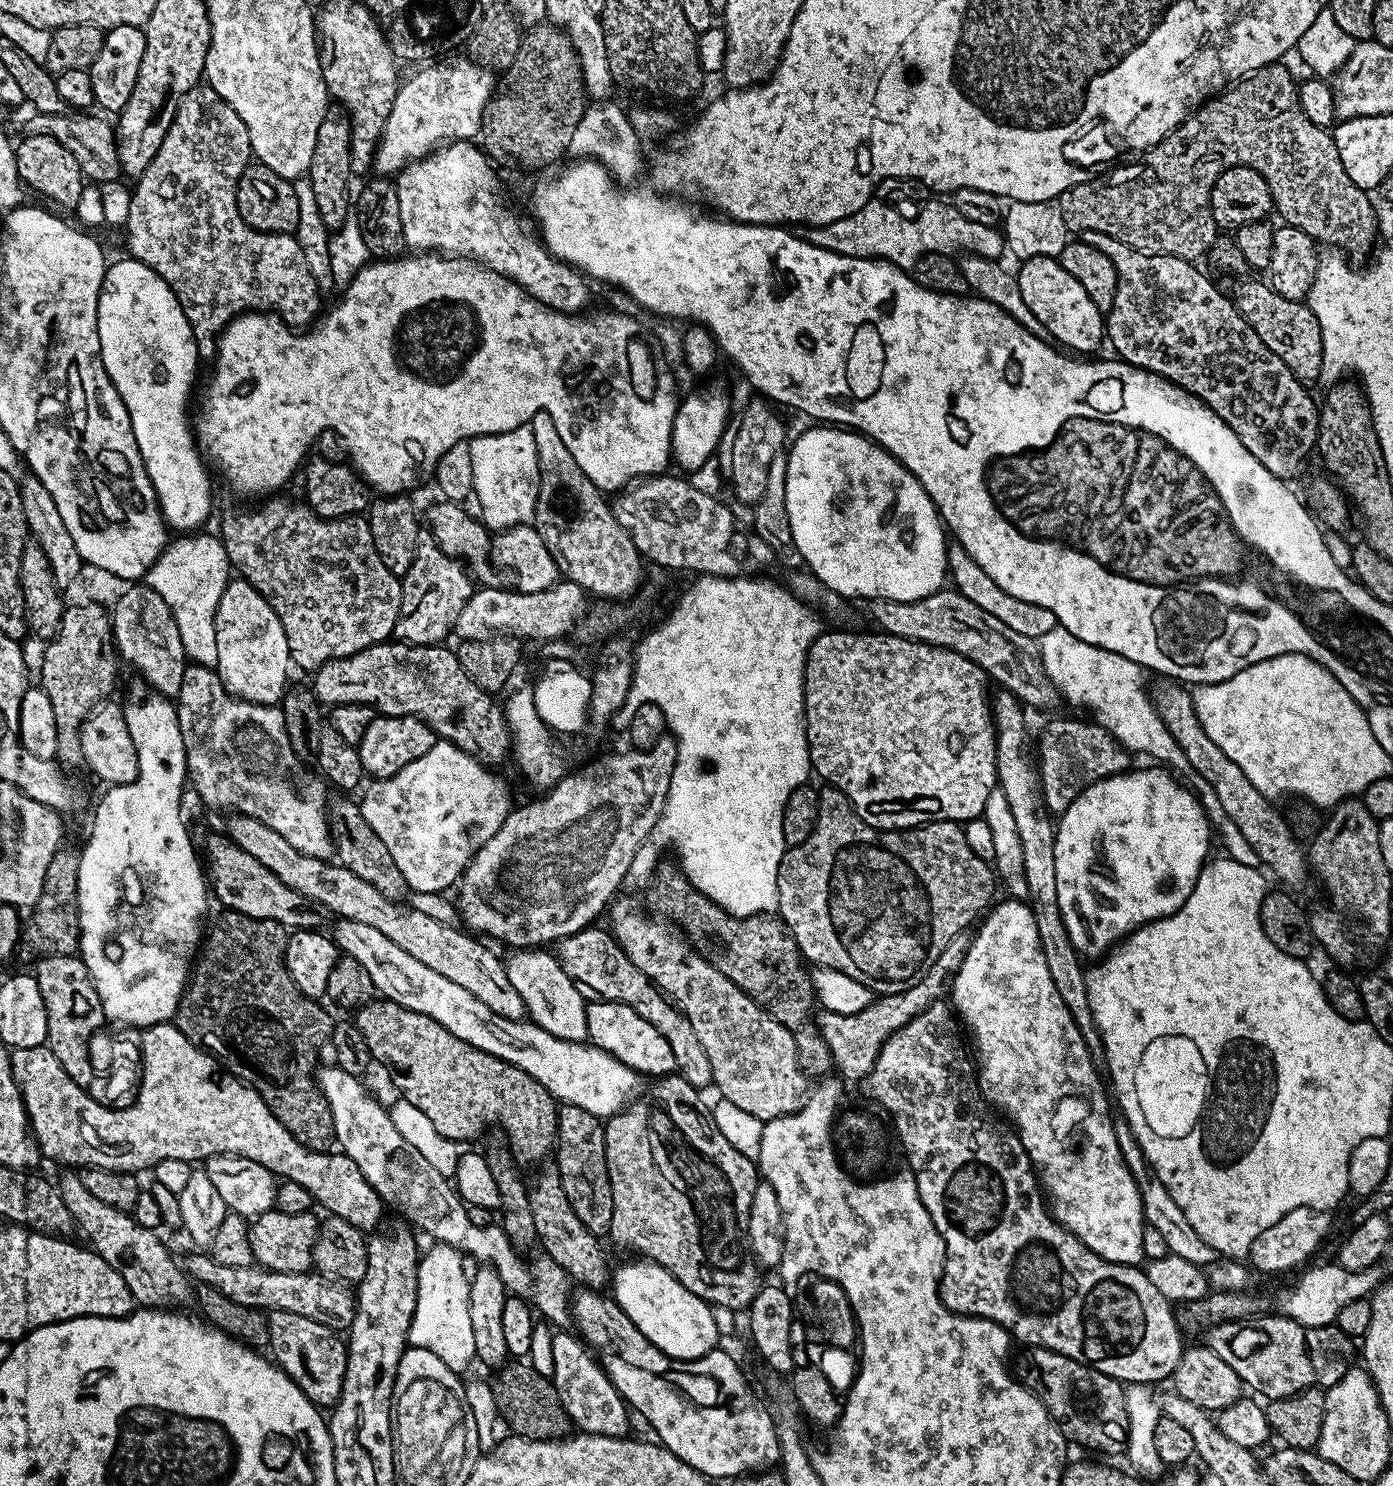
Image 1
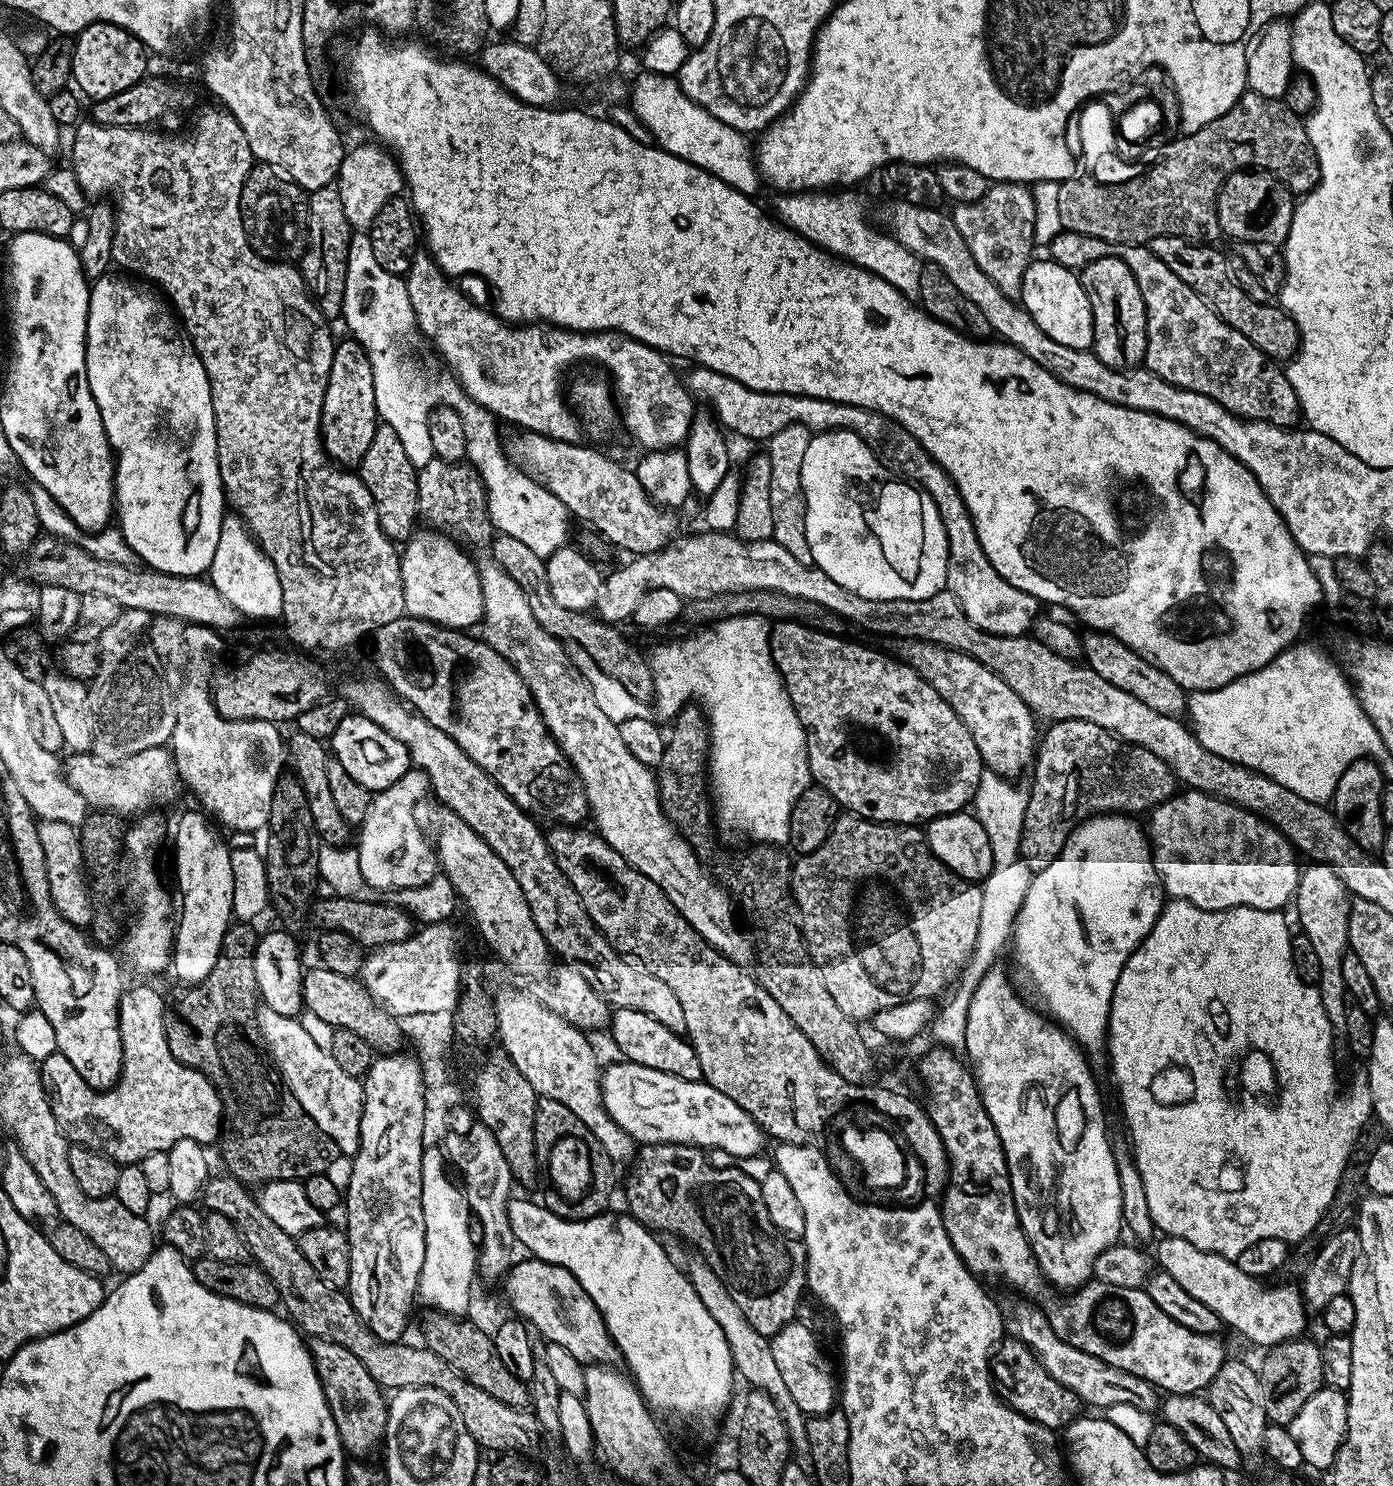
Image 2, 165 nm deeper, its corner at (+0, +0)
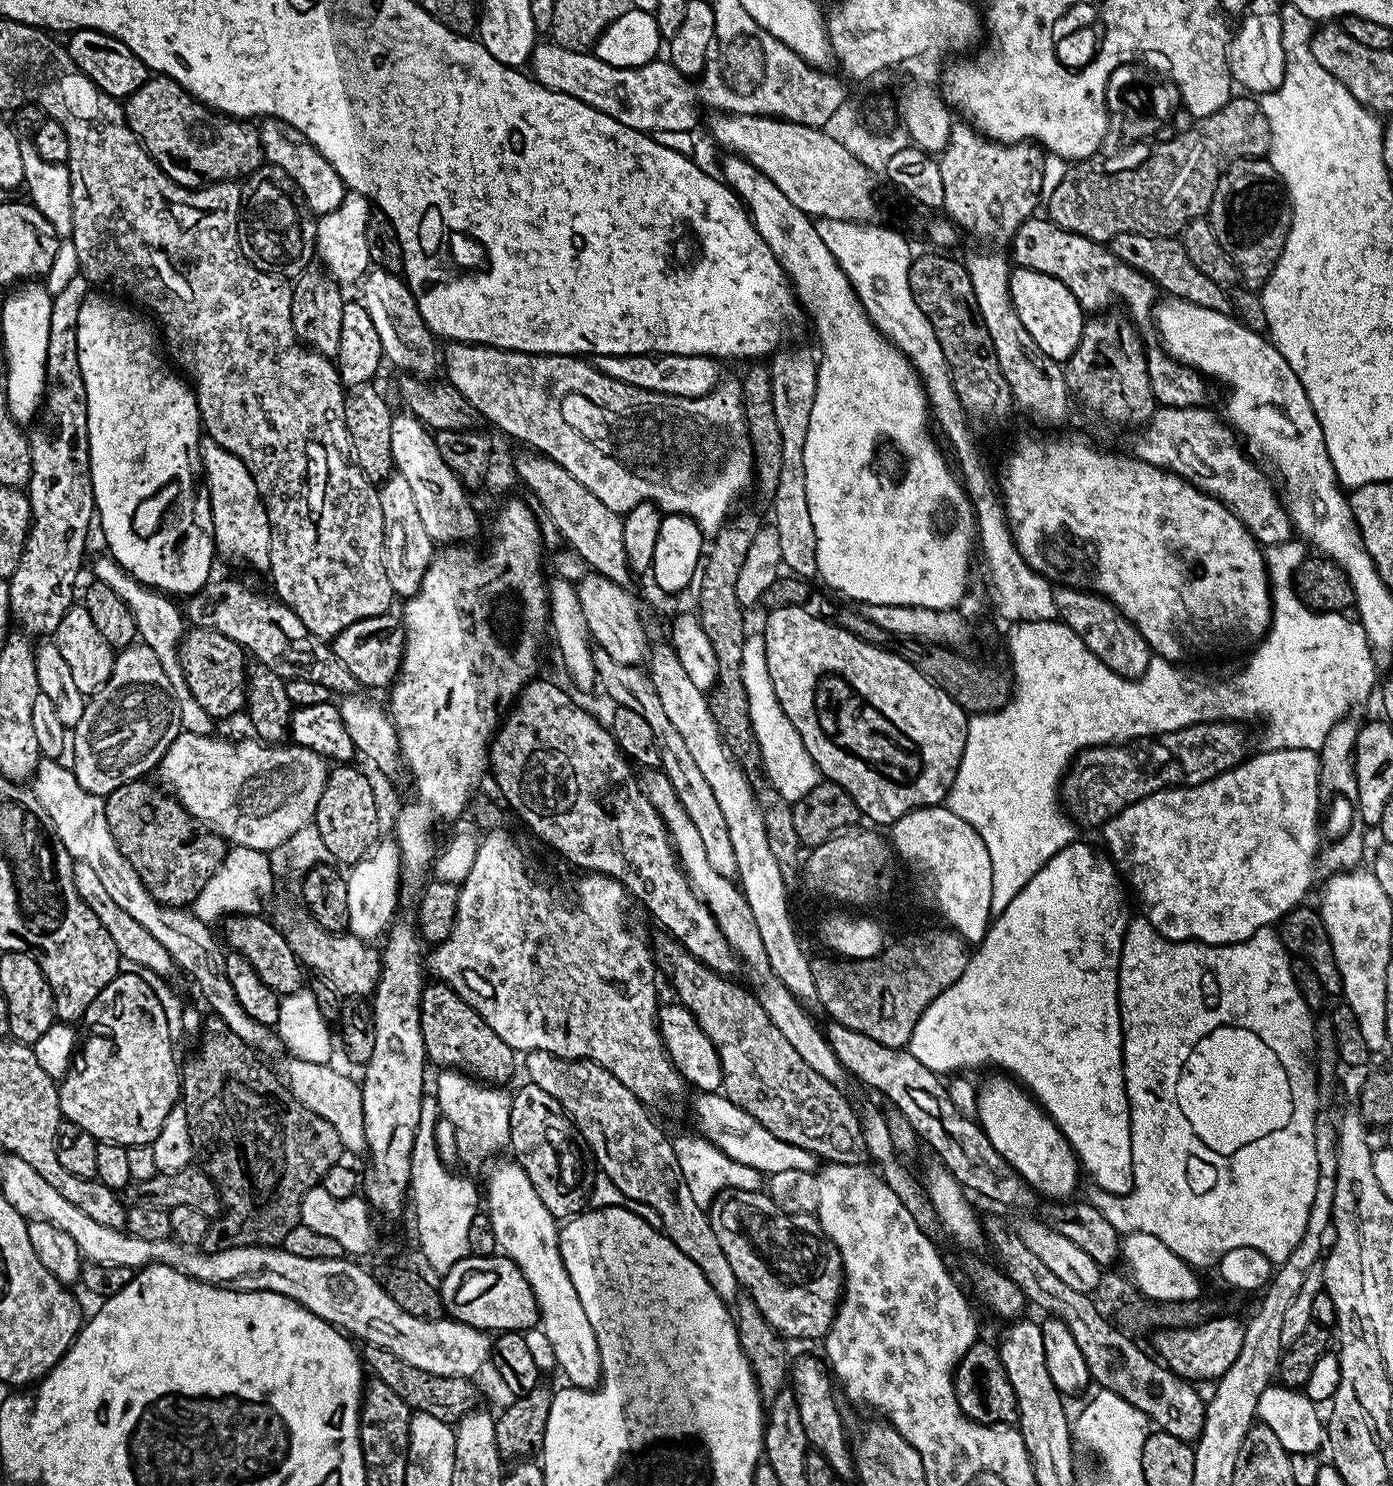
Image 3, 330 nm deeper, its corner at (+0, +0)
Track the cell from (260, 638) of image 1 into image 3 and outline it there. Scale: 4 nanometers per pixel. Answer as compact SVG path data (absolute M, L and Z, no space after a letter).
M211 442L203 445L202 455L204 475L212 497L212 530L217 549L252 568L271 569L274 529L250 470L246 470L234 454Z

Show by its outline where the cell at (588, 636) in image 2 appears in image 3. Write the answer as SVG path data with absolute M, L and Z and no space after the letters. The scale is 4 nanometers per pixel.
M593 647L590 652L590 659L595 675L598 677L598 684L604 687L604 692L613 700L613 705L634 710L634 714L639 714L650 726L651 733L654 734L654 742L658 746L660 755L659 771L674 786L674 794L678 802L682 802L682 810L690 814L690 822L698 829L698 834L702 838L704 849L706 850L706 862L714 866L714 870L721 876L729 878L735 877L736 864L733 843L730 842L729 827L726 826L725 815L722 814L721 807L711 790L710 784L698 770L697 763L693 761L693 756L689 753L689 748L685 747L681 735L677 728L666 718L665 709L661 705L661 699L651 684L651 678L643 667L634 664L622 664L614 662L606 650Z

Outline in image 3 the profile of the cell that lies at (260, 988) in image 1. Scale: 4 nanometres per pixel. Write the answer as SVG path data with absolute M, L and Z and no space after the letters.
M219 1018L211 1019L203 1021L198 1033L200 1045L196 1048L196 1057L188 1065L183 1065L182 1068L182 1106L186 1110L186 1122L190 1122L192 1155L195 1163L215 1182L216 1189L220 1191L220 1203L223 1208L222 1215L209 1223L208 1237L204 1239L202 1248L203 1251L210 1253L222 1248L241 1248L242 1246L254 1246L255 1244L280 1246L283 1245L286 1234L290 1234L290 1230L294 1230L294 1226L300 1224L302 1198L308 1191L317 1187L323 1181L326 1170L330 1170L330 1166L341 1163L342 1149L338 1138L338 1130L334 1130L334 1126L330 1122L326 1122L326 1118L314 1114L314 1110L310 1110L305 1104L294 1099L283 1079L279 1075L275 1076L256 1057L259 1055L254 1051L252 1045L247 1044L242 1038L238 1038L238 1034L234 1034L234 1030L230 1030L230 1026L226 1026L224 1020Z

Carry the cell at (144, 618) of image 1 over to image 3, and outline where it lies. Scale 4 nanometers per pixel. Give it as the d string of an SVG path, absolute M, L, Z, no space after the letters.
M133 642L115 657L113 672L87 701L84 713L70 736L70 767L78 786L95 796L106 797L118 786L131 780L141 779L159 765L160 759L181 732L180 710L177 693L172 693L173 677L162 670L158 654L149 644Z

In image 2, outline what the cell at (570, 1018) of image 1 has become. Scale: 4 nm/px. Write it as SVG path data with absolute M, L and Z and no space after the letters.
M435 799L421 800L414 810L414 818L425 835L434 838L439 871L447 876L457 897L468 903L489 950L520 976L547 977L553 967L554 956L546 938L542 938L538 926L534 926L534 914L530 914L522 886L518 886L518 878L514 878L510 866L506 866L506 862L502 862L502 858L498 858L488 843L473 828L466 826L462 818L458 818L458 814Z

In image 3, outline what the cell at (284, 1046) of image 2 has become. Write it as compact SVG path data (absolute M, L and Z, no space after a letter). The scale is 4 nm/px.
M41 759L31 777L30 787L38 802L42 802L42 810L46 810L52 828L73 861L93 867L110 898L114 898L114 902L122 906L122 910L126 910L126 914L130 914L130 918L134 918L138 926L150 930L150 934L154 934L154 938L158 938L158 942L166 946L166 950L172 955L173 965L189 972L196 979L205 1002L216 1011L213 1013L219 1019L226 1022L226 1026L230 1026L230 1030L234 1030L234 1034L238 1034L238 1038L242 1038L256 1050L272 1048L278 1044L275 1035L268 1036L269 1029L265 1025L259 1024L257 1020L250 1018L250 1014L246 1014L246 1010L242 1010L228 977L229 961L224 960L225 949L219 939L216 941L212 937L212 928L200 921L187 907L167 907L148 891L147 886L140 881L137 865L128 859L125 849L118 843L114 829L106 822L104 797L82 790L71 767L64 765L63 768L62 765L60 760Z

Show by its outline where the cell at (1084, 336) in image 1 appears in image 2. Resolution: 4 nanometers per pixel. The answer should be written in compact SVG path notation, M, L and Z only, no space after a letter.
M1051 258L1043 259L1033 259L1029 264L1026 274L1022 278L1019 303L1031 314L1034 322L1038 322L1042 331L1050 334L1050 338L1054 338L1054 342L1062 342L1062 346L1091 349L1094 338L1094 318L1090 314L1090 298L1086 298L1086 290L1082 290L1079 275L1071 268L1063 268L1061 264Z

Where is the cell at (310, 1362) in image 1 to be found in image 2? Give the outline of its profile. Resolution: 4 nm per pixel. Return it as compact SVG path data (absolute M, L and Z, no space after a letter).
M317 1338L309 1339L307 1345L345 1453L354 1458L368 1458L376 1447L379 1449L383 1445L384 1437L388 1434L385 1389L370 1378L370 1370L366 1370L366 1366L362 1366L362 1362L358 1362L358 1358L346 1350L346 1346Z

